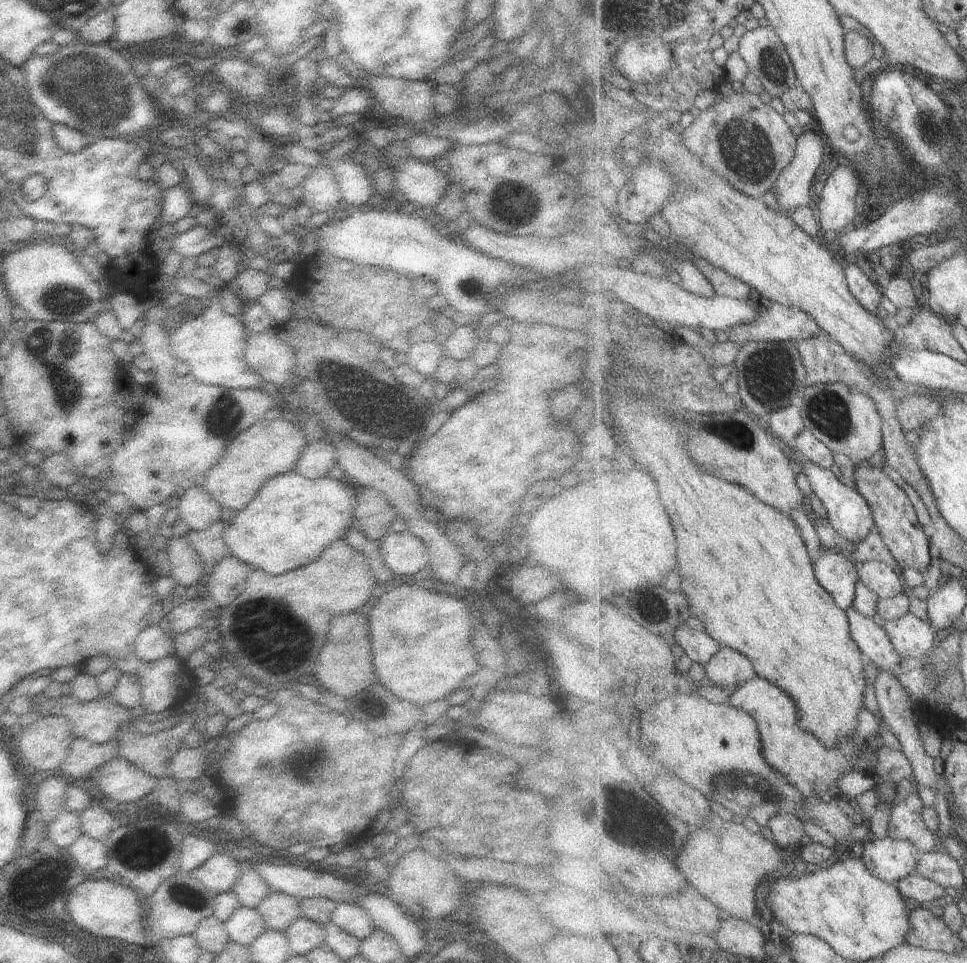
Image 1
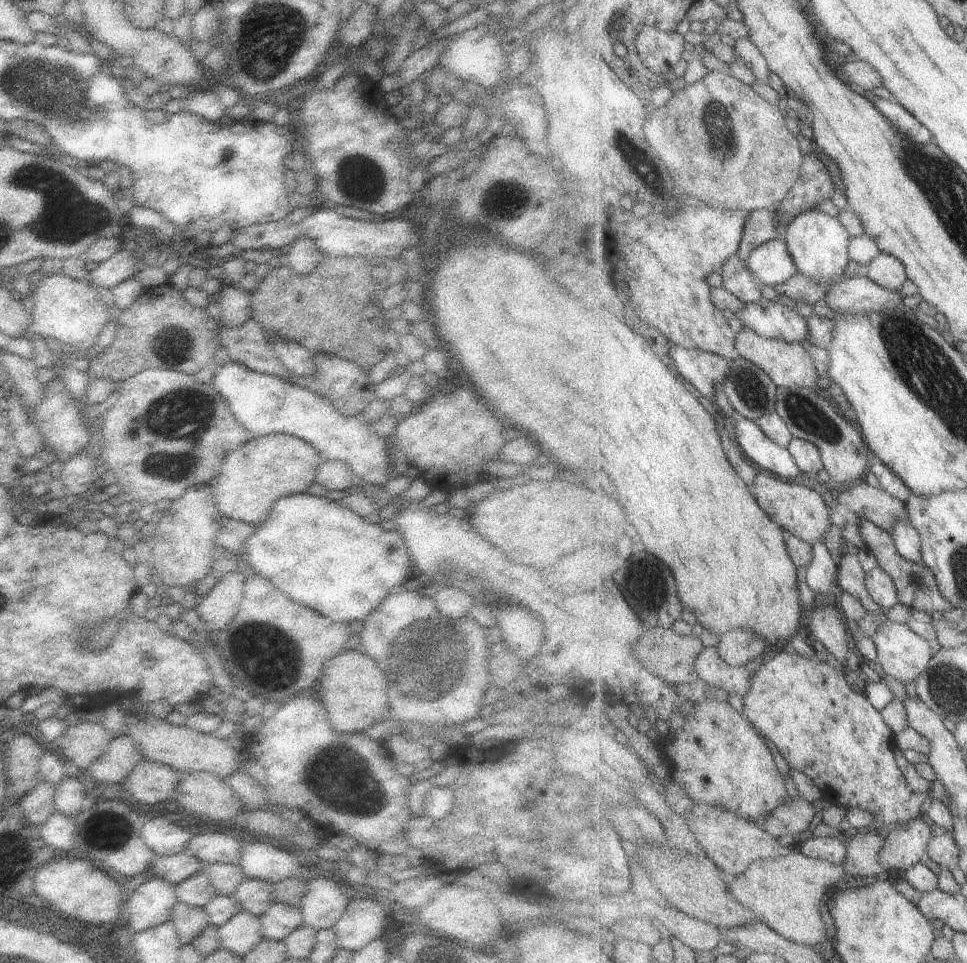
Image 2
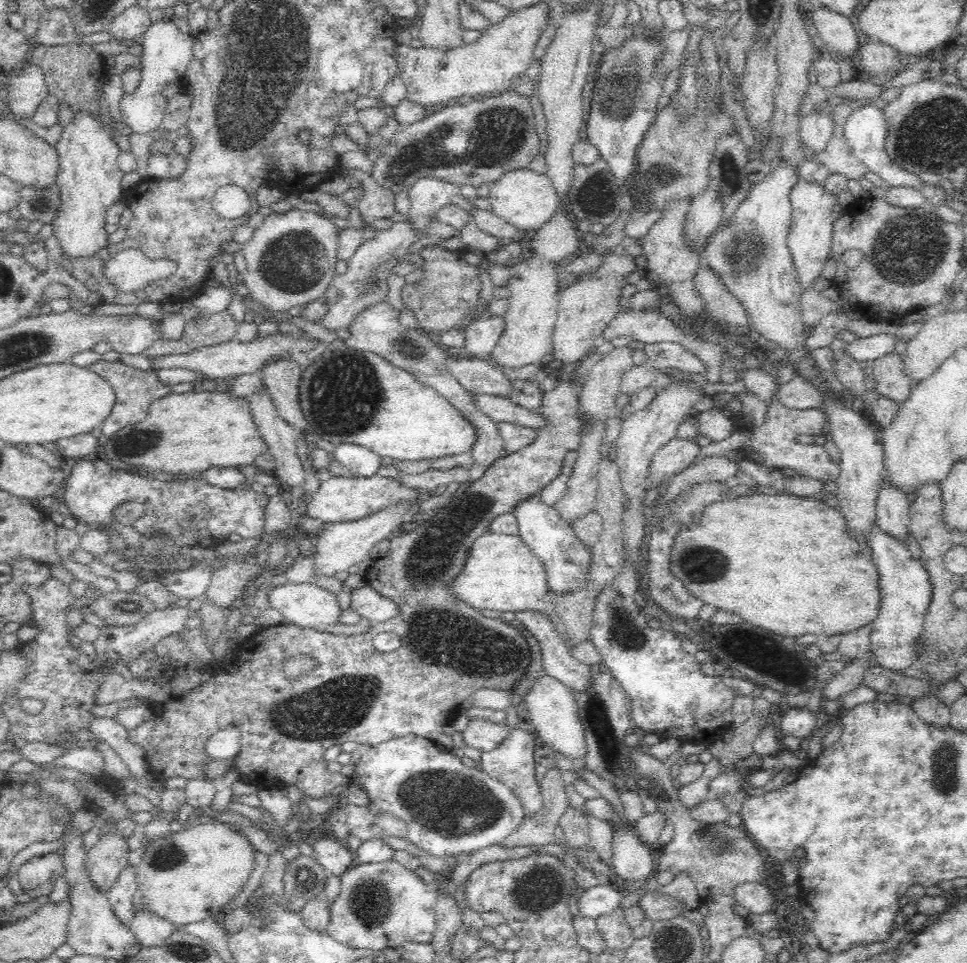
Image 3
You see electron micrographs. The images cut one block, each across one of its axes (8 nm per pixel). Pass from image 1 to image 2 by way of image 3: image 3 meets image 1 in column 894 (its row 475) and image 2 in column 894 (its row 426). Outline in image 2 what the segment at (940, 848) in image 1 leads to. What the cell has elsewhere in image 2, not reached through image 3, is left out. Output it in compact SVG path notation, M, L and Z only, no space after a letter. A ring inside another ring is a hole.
M777 649L759 661L752 669L748 693L743 697L743 714L758 732L779 750L779 759L811 777L821 790L823 799L844 808L857 806L875 814L871 827L892 824L897 826L924 815L930 796L928 792L913 792L905 780L903 770L895 760L895 734L886 723L882 712L865 696L855 692L847 678L844 666L817 654L805 658Z

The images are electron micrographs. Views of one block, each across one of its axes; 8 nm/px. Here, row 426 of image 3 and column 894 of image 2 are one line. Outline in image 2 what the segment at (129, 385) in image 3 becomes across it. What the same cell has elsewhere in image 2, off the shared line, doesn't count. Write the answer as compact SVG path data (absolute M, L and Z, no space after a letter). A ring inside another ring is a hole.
M869 95L869 98L902 133L908 136L907 139L919 144L927 144L933 139L933 133L926 126L923 126L923 123L902 104L876 95Z

